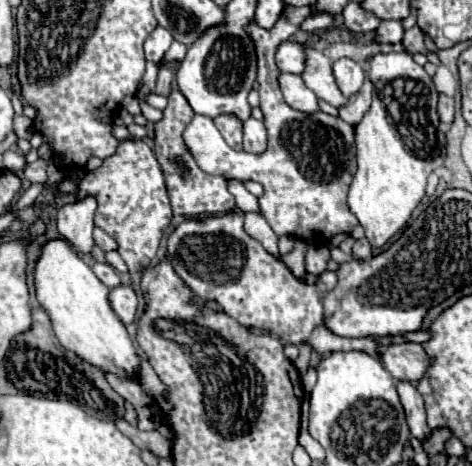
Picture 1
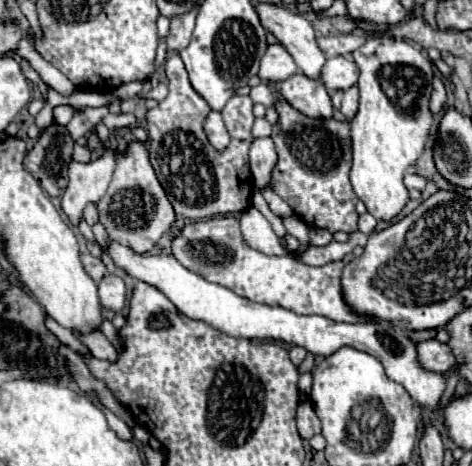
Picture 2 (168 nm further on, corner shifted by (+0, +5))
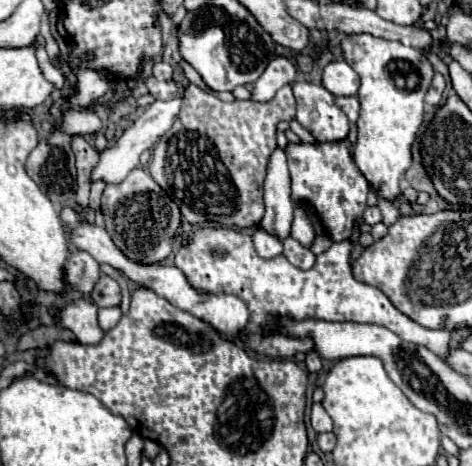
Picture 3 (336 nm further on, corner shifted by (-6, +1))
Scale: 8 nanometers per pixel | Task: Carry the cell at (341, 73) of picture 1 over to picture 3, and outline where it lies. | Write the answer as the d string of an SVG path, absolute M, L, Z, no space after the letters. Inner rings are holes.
M332 61L324 67L322 85L336 97L338 95L356 95L358 87L360 87L360 77L346 61Z

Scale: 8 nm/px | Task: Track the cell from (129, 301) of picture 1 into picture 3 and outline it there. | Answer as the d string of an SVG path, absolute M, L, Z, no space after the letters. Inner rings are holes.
M102 275L98 279L98 283L94 285L90 295L98 307L114 307L114 305L120 305L120 299L122 299L118 283L114 279L110 279L108 275Z

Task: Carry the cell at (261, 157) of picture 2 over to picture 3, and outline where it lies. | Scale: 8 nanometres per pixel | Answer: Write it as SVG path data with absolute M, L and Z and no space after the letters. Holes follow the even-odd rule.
M276 149L270 157L268 175L264 183L264 203L266 213L264 219L260 221L260 229L284 241L290 235L294 219L294 203L290 193L290 173L286 165L286 153L282 149Z

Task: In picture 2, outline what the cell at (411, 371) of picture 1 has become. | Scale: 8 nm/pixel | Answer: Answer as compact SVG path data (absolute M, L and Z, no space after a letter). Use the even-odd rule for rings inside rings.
M436 339L418 343L416 345L416 357L418 357L418 363L426 371L432 371L432 373L444 373L456 363L456 359L454 359L452 351L448 349L448 345L440 343Z

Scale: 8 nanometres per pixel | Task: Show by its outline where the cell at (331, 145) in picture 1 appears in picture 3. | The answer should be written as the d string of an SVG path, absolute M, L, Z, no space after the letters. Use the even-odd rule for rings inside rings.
M348 141L318 143L318 145L294 145L286 149L288 167L292 177L292 199L296 203L306 203L318 215L326 235L332 241L344 241L350 237L352 227L366 209L366 195L370 191L368 181L362 177L354 163Z

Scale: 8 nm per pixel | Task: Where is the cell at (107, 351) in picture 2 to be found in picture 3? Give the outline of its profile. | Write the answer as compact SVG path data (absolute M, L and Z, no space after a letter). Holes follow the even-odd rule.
M82 297L60 309L58 323L70 329L76 335L78 343L94 345L104 337L104 331L98 327L96 313L98 313L98 307L90 299Z

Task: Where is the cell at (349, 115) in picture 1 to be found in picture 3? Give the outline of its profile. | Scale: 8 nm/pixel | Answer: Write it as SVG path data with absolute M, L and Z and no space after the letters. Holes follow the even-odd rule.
M336 97L336 105L346 113L346 117L350 119L350 123L354 123L358 119L360 103L358 103L356 97Z

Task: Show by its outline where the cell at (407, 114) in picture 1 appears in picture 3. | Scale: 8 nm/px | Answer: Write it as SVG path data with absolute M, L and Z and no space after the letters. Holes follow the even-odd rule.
M358 33L348 35L342 41L342 53L346 63L360 75L360 89L358 89L358 101L360 101L360 117L356 121L358 127L358 141L354 149L354 161L362 175L370 181L370 185L376 189L378 195L396 201L400 195L400 177L406 173L406 169L412 165L412 143L416 139L416 133L424 119L424 95L428 91L428 85L432 81L434 69L426 55L414 47L404 47L400 41L388 41L374 37L370 33Z

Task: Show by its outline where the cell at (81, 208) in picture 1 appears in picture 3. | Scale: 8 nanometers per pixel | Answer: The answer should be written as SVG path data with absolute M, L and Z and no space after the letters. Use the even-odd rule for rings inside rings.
M176 81L176 87L178 87L178 93L176 93L174 99L168 99L168 101L158 101L158 99L156 99L156 101L132 123L132 127L126 129L120 139L116 139L114 145L110 145L108 149L104 149L104 151L100 153L100 161L98 161L98 165L94 167L94 171L92 171L92 181L102 179L102 181L106 181L106 183L116 183L116 181L122 181L132 169L140 167L138 157L142 155L142 151L152 149L152 147L162 139L162 135L174 125L174 121L178 119L180 105L182 105L182 97L184 97L184 83Z

